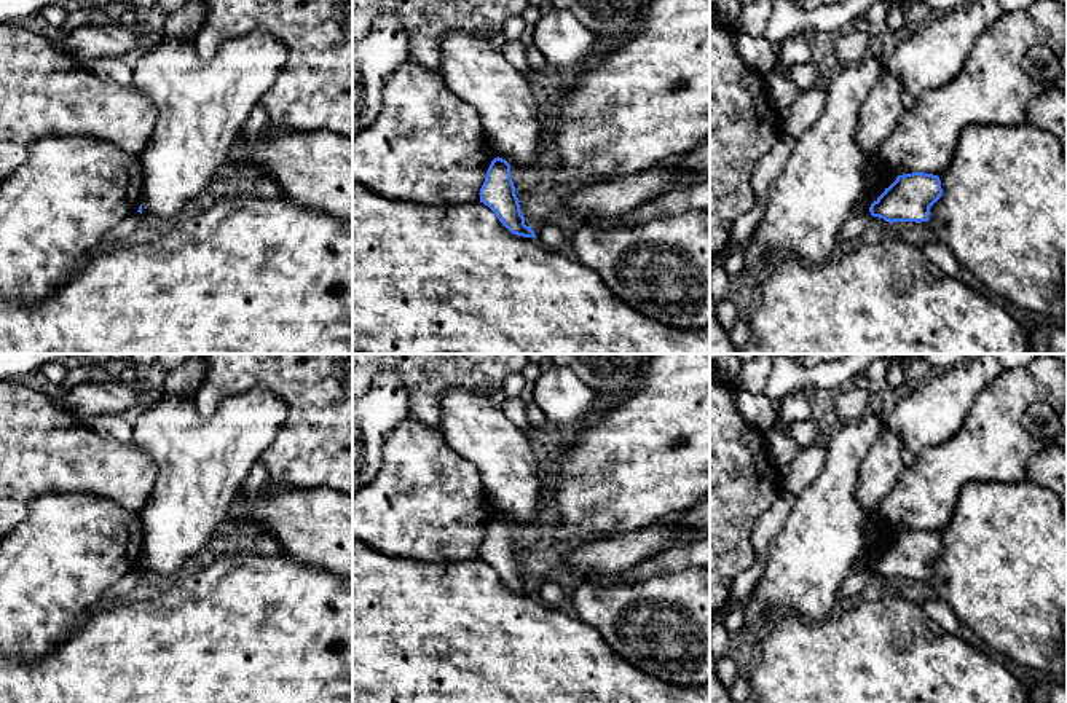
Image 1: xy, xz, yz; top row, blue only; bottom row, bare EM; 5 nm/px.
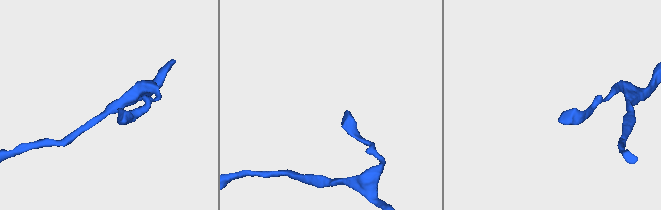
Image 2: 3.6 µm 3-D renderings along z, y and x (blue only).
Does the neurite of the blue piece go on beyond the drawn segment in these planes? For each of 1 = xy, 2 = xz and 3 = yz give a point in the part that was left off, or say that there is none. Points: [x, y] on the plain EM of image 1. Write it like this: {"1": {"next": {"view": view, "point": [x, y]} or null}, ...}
{"1": {"next": null}, "2": {"next": null}, "3": {"next": null}}

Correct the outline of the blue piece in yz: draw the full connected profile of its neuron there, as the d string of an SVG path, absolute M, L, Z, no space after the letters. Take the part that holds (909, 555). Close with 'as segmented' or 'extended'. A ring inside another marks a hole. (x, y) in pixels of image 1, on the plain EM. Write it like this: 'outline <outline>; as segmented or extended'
outline M925 529L903 531L871 561L869 569L890 582L893 579L928 579L930 564L941 552L938 532Z; as segmented

